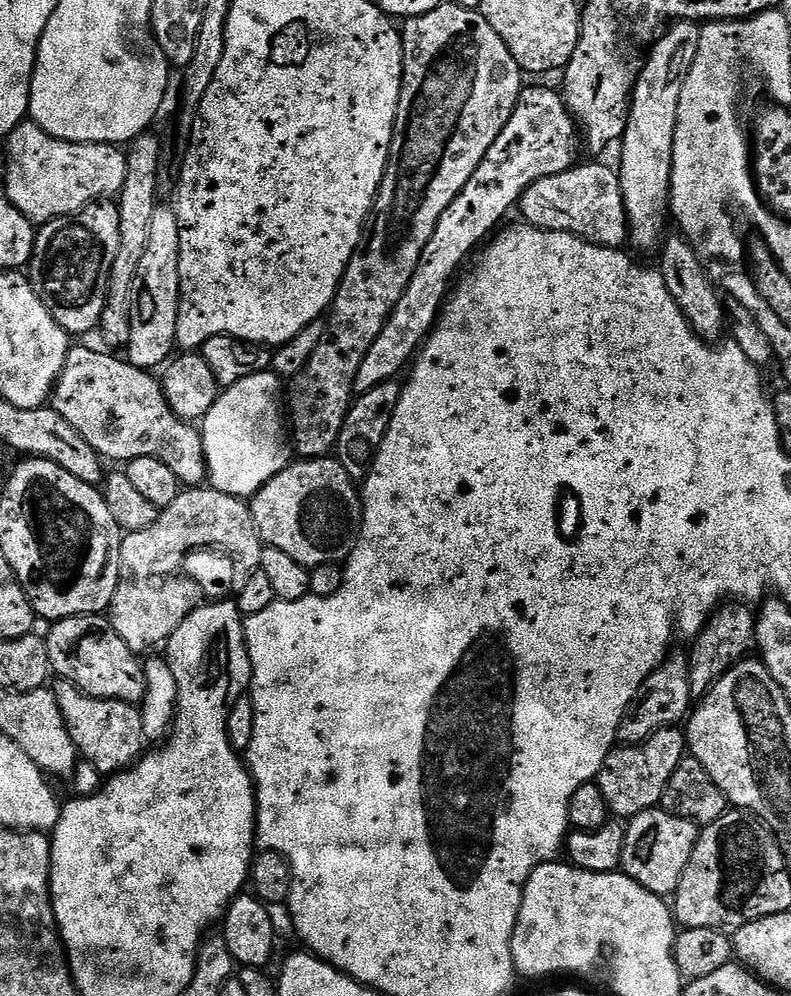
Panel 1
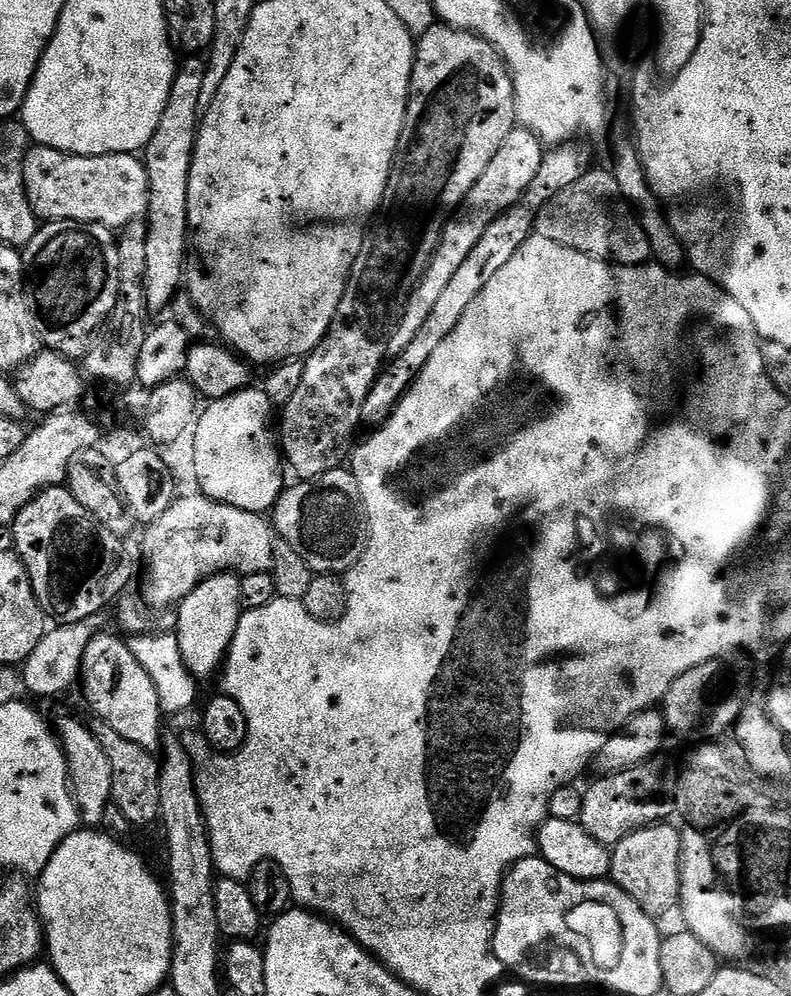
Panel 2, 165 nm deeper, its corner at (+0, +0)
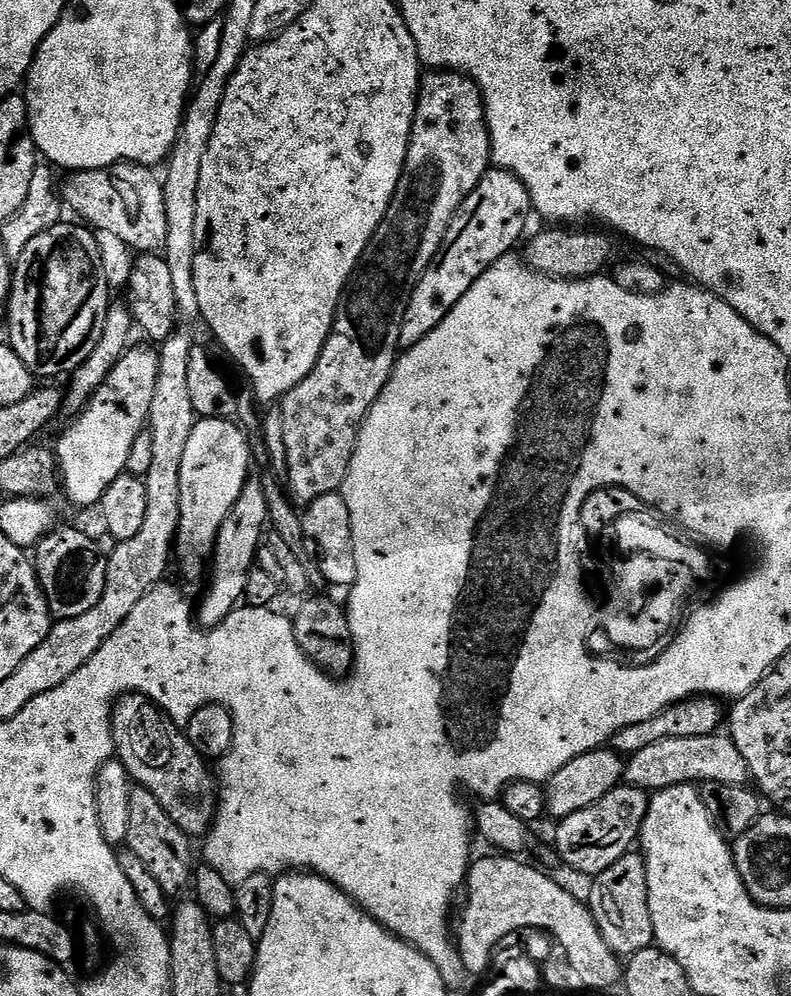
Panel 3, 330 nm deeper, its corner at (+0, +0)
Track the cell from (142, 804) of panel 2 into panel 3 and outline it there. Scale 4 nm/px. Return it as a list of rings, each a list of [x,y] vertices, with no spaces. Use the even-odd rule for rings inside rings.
[[[139,786],[133,787],[130,794],[130,830],[126,834],[126,847],[142,858],[146,870],[154,876],[166,896],[175,898],[184,887],[194,880],[194,863],[192,864],[192,848],[189,837],[184,835],[174,822],[170,822],[170,814],[162,810],[158,798],[150,794],[150,790]]]

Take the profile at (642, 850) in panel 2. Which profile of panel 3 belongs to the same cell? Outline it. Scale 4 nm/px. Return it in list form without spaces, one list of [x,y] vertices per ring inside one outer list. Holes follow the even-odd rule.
[[[636,850],[628,852],[618,858],[618,862],[610,866],[610,870],[602,870],[602,874],[598,874],[591,884],[592,889],[586,895],[586,903],[592,909],[592,917],[600,927],[606,946],[610,946],[610,950],[620,958],[627,958],[638,954],[638,950],[653,947],[656,935],[654,922],[650,922],[643,855]]]

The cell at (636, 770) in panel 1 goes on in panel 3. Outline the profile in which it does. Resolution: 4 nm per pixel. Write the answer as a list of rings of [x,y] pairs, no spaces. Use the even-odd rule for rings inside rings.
[[[621,782],[614,790],[610,790],[610,794],[598,798],[594,806],[586,806],[586,810],[578,810],[578,814],[570,814],[565,820],[559,821],[555,825],[556,852],[561,862],[587,878],[595,878],[602,874],[602,870],[610,870],[610,866],[633,851],[639,841],[649,799],[649,793],[641,788]]]

